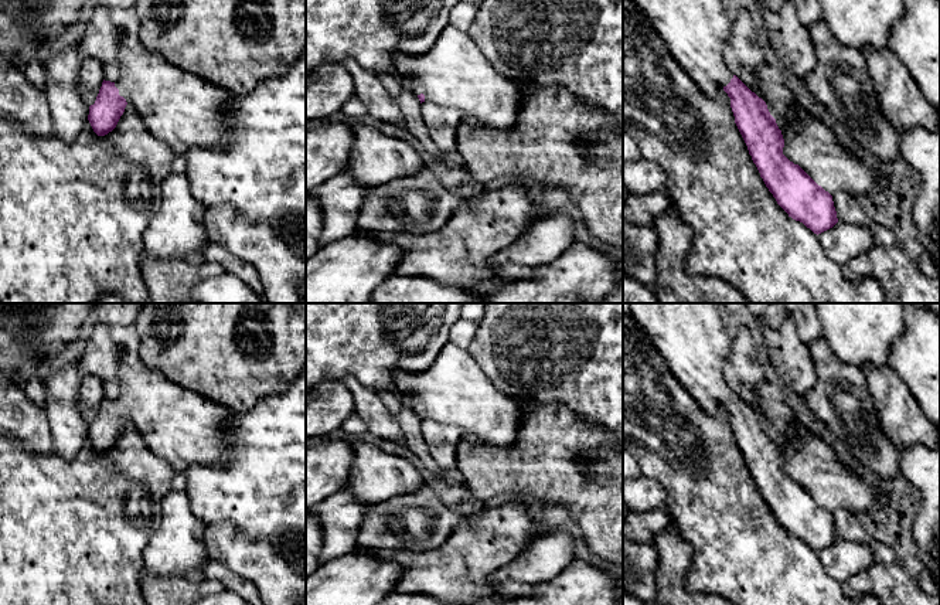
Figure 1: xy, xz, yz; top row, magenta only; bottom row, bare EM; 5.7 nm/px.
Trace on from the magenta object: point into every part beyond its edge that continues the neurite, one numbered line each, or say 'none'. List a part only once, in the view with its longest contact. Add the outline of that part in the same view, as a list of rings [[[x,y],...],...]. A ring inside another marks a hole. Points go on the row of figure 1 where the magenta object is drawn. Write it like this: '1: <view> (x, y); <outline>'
1: xy (181, 109); [[[119,45],[120,77],[115,82],[119,95],[142,119],[147,130],[176,154],[184,156],[193,146],[227,146],[224,129],[231,95],[195,74],[183,71],[144,48]]]

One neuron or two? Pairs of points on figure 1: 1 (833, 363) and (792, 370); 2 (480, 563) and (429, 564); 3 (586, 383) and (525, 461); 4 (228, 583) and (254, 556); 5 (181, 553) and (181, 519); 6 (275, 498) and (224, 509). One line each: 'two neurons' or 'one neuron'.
1: two neurons
2: one neuron
3: two neurons
4: two neurons
5: one neuron
6: one neuron

